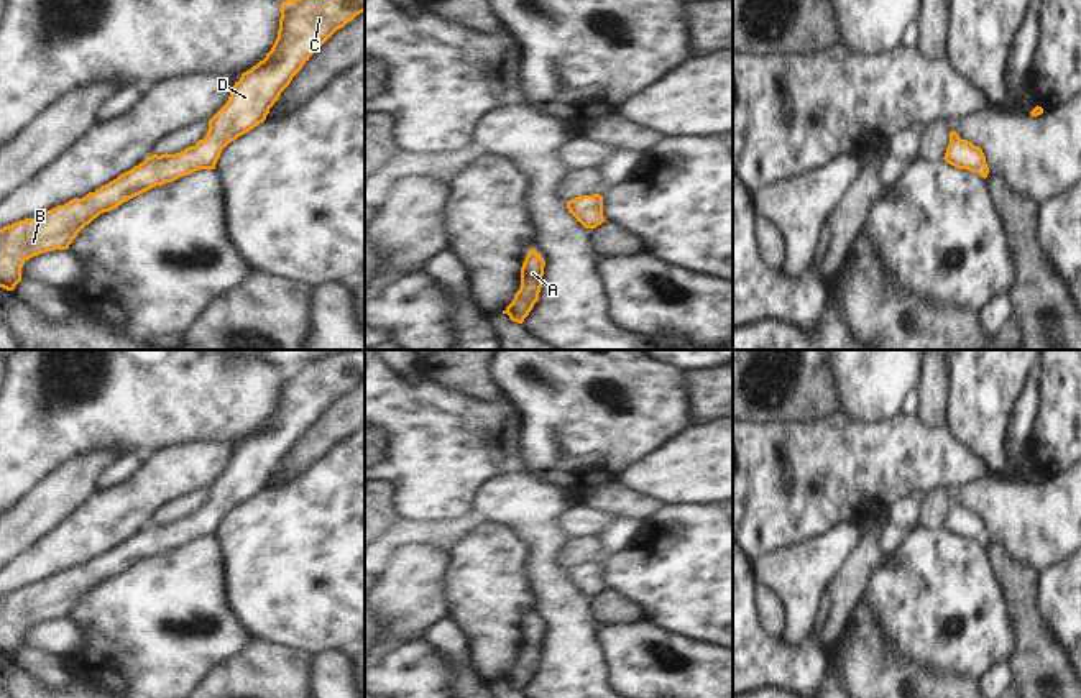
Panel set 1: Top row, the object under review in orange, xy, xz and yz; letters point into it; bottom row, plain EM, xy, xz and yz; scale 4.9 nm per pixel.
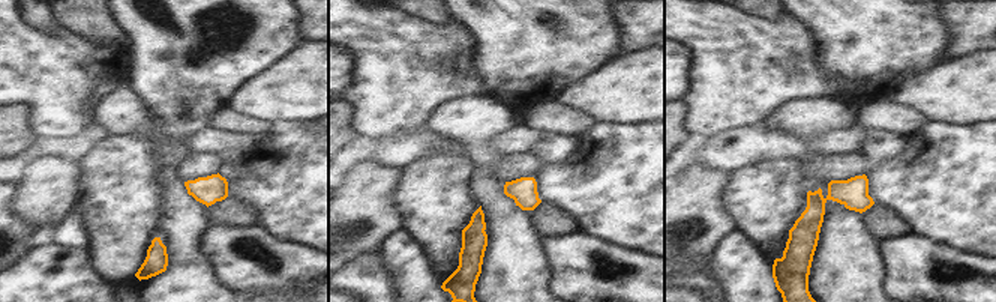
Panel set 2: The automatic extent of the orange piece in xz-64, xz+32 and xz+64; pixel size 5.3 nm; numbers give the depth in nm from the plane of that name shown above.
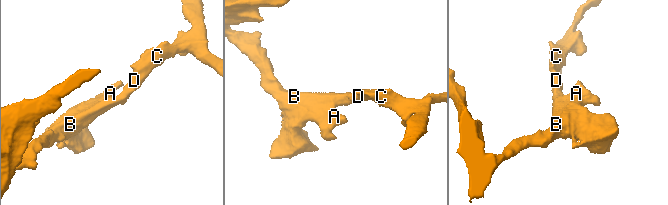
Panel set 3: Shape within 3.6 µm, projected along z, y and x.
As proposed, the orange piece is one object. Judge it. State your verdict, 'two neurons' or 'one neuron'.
one neuron

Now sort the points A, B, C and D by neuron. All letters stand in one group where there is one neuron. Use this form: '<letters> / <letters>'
A B C D

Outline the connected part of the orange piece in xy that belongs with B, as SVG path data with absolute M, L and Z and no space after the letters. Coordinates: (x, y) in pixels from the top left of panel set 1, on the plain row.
M338 350L314 363L301 363L281 370L278 406L263 429L243 440L235 450L227 471L209 488L209 499L196 514L176 522L153 522L117 547L89 560L82 567L72 567L34 586L25 586L0 596L0 655L13 659L21 649L21 636L26 627L54 618L67 618L77 601L104 580L110 580L123 570L199 537L215 537L222 517L238 504L248 501L266 488L269 476L309 425L340 396L365 379L365 350Z

